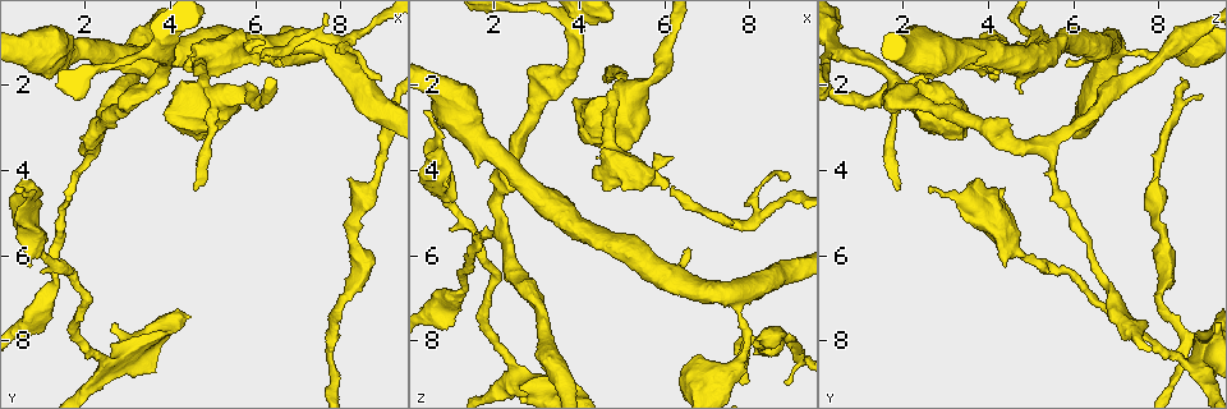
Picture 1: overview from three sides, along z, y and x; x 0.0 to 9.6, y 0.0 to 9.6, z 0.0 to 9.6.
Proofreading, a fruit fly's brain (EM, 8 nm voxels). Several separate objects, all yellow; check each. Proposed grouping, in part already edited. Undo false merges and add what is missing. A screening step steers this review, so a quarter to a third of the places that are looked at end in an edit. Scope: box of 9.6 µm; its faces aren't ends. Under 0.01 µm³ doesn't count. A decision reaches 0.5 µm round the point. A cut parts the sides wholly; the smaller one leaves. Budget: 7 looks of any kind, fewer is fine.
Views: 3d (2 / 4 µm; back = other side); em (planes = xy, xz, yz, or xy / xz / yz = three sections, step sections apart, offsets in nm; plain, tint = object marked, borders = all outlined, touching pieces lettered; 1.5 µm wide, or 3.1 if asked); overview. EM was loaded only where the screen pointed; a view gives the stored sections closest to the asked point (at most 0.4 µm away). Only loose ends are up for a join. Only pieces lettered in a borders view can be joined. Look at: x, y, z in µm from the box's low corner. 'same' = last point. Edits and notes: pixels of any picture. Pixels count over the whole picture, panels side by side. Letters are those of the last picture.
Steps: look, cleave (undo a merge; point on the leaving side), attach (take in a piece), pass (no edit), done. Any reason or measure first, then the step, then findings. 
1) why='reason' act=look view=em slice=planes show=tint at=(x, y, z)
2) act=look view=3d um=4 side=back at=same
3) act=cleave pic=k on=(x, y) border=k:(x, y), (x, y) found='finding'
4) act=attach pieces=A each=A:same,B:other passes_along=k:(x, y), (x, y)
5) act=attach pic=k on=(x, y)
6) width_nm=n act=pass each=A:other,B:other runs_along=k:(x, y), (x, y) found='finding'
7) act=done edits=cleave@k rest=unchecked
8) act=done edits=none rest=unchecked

why='an open end' act=look view=3d um=2 at=(4.65, 4.50, 1.80)

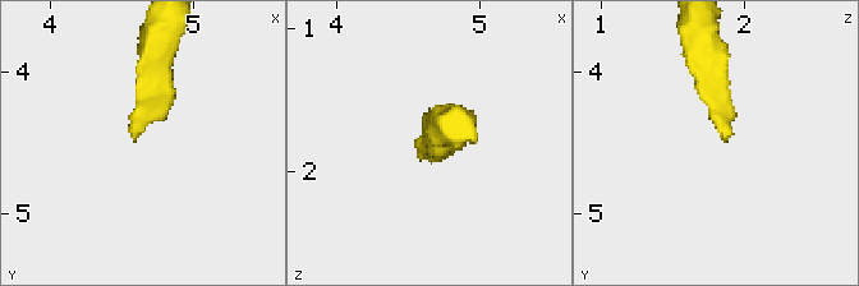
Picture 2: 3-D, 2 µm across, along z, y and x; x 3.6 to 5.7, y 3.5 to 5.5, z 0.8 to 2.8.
act=look view=em slice=xy step=8 show=plain at=(4.56, 4.50, 1.84)

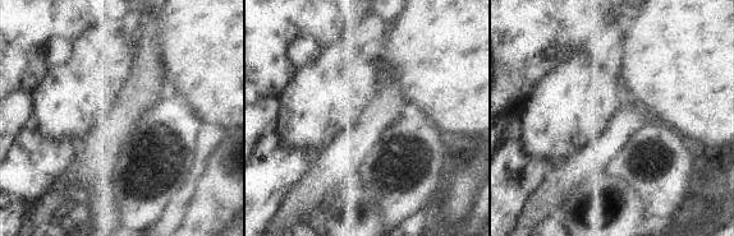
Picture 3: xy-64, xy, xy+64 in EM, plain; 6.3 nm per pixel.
why='what lies round it' act=look view=em slice=xy step=8 show=borders at=same

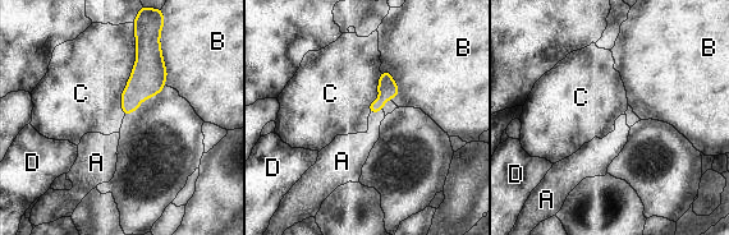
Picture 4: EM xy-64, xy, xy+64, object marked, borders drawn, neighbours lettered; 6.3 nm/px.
act=attach pieces=A each=A:same,B:other,C:other,D:other passes_along=4:(388, 90), (376, 110), (360, 144) found='the cell continues'

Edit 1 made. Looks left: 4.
act=look view=overview

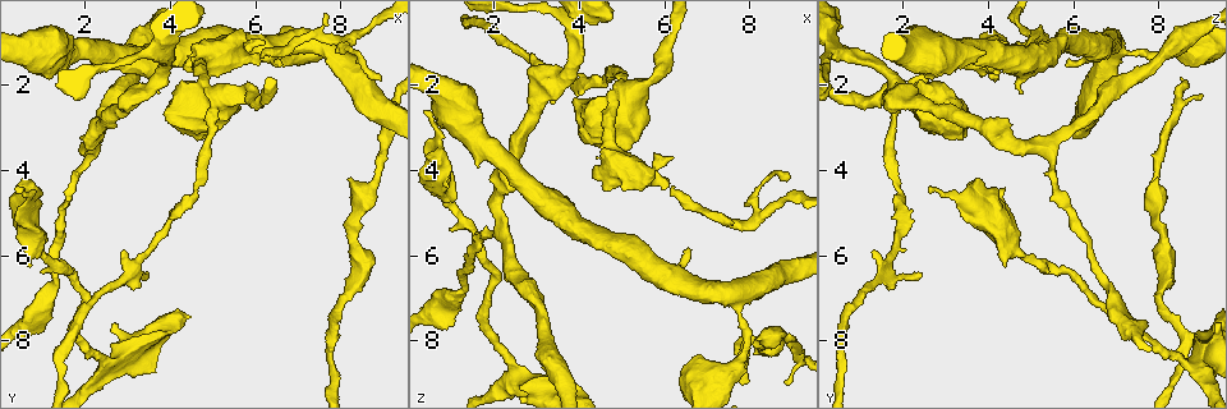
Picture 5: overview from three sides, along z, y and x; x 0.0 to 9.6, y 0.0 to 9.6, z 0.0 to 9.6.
why='an open end' act=look view=em slice=planes show=tint at=(0.95, 4.40, 4.40)

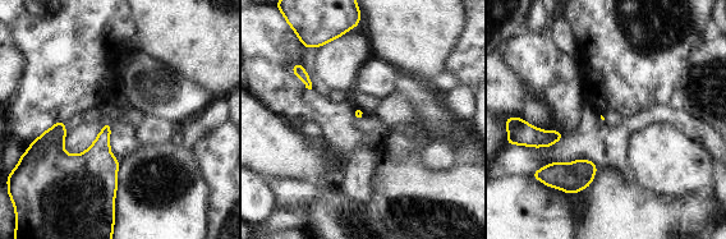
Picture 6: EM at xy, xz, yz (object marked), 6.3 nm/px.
why='what lies round it' act=look view=em slice=planes show=borders at=same

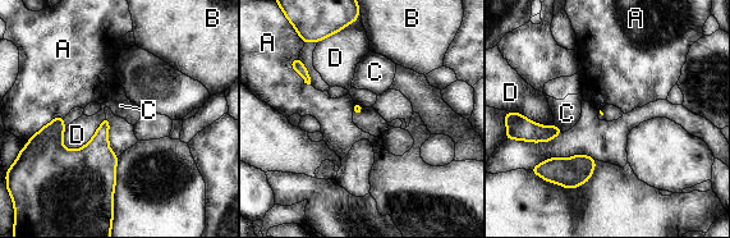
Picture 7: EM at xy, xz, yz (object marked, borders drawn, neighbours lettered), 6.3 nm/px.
act=pass each=A:other,B:other,C:other,D:other border=7:(64, 115), (56, 115), (36, 133) found='none of them fits'

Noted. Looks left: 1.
act=done edits=attach@4 rest=unchecked

